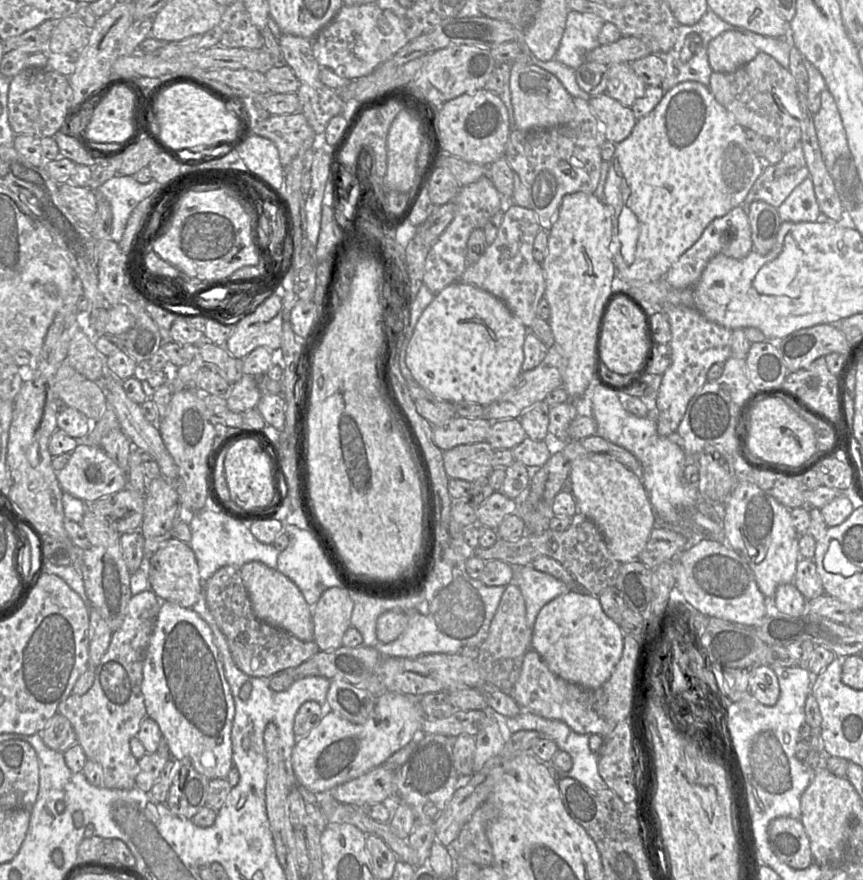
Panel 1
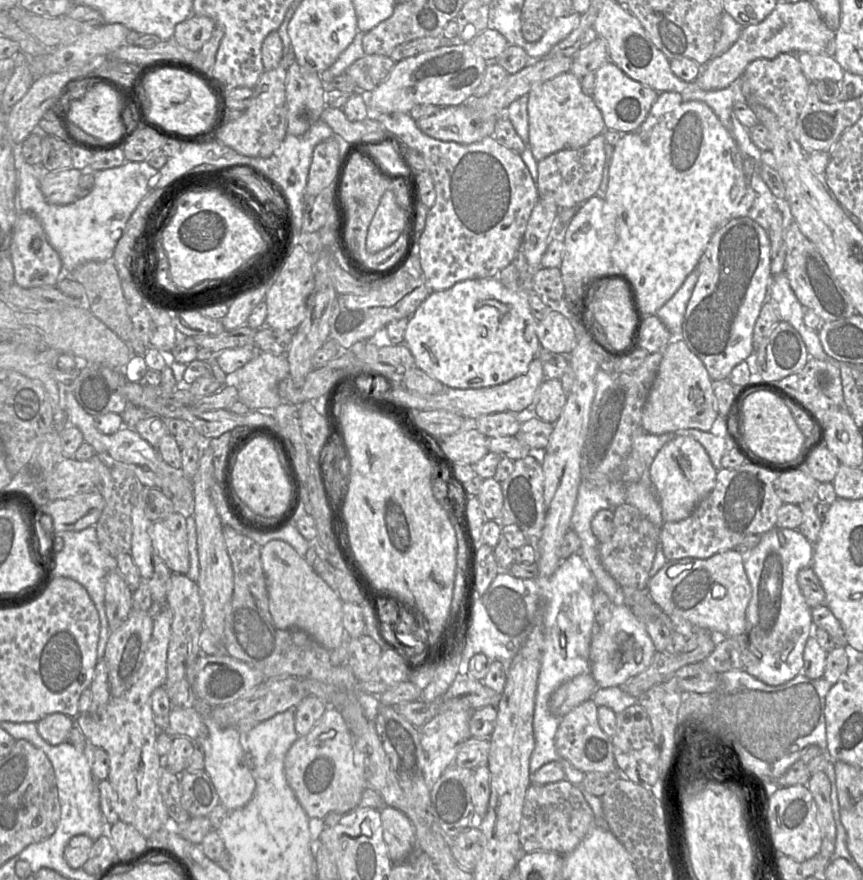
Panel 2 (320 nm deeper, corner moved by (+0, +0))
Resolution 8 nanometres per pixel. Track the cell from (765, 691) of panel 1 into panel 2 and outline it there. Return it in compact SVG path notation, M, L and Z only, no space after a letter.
M779 528L761 535L759 544L744 556L752 597L746 611L743 669L770 686L782 685L802 672L803 651L813 633L811 608L799 588L798 572L811 567L814 545L798 530Z

